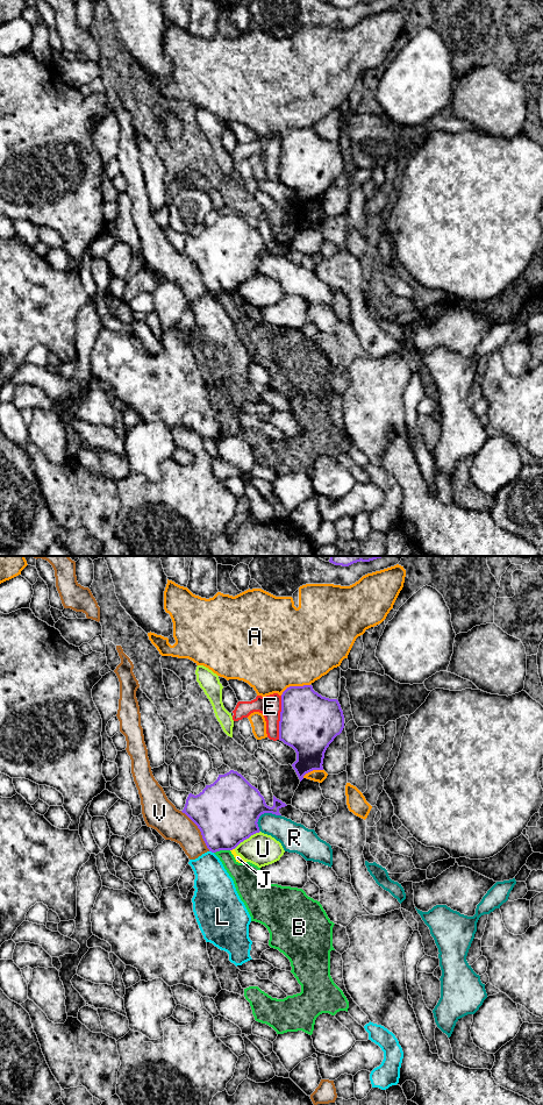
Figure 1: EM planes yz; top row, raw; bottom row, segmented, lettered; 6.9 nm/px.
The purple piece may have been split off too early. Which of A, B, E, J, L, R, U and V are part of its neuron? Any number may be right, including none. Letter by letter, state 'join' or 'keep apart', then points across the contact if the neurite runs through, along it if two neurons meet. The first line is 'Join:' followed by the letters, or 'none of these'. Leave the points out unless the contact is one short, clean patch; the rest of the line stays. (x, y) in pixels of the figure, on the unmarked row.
Join: none of these
A: keep apart
B: keep apart; border along yz (229, 291), (220, 291), (214, 294)
E: keep apart
J: keep apart
L: keep apart
R: keep apart
U: keep apart
V: keep apart

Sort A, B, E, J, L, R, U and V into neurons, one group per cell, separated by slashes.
A / B J / E / L / R / U / V

